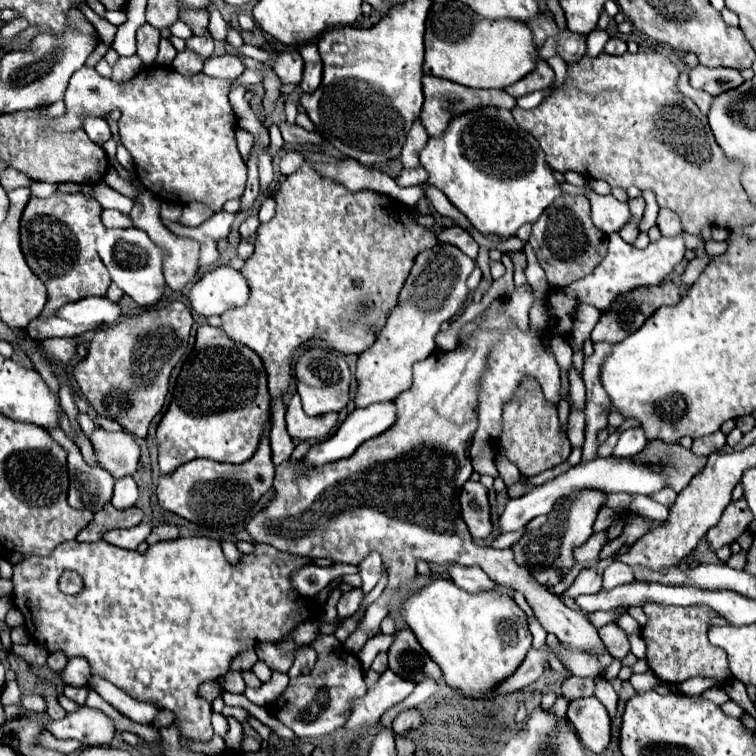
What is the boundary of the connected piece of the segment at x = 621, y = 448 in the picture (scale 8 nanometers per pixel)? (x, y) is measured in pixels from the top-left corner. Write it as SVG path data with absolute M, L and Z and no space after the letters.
M632 428L632 431L623 431L614 448L614 456L634 456L640 448L646 446L647 440L641 428Z

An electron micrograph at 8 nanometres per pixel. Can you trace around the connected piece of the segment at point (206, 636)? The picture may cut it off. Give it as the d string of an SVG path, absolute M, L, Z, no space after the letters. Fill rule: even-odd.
M176 538L176 540L164 540L160 544L154 544L154 546L148 546L148 550L144 554L140 552L134 552L134 550L122 550L118 546L112 546L104 540L98 540L98 542L90 542L90 544L80 544L76 540L68 540L68 542L62 542L58 548L56 548L56 554L52 556L36 556L36 554L22 554L22 560L18 564L14 564L14 574L12 574L12 582L14 582L14 592L12 592L12 598L14 598L14 604L22 610L22 614L26 616L26 628L30 630L32 638L36 638L38 644L42 644L44 648L48 646L58 646L58 650L50 650L50 652L64 652L66 658L86 658L88 664L90 664L90 672L94 676L100 676L100 678L106 678L110 680L114 686L118 686L120 690L124 690L128 696L132 696L134 700L140 700L140 702L150 702L154 706L158 706L158 710L170 710L174 712L174 724L178 724L180 728L180 736L186 738L186 740L192 740L192 742L210 742L212 736L214 736L214 730L212 730L212 724L210 724L210 716L212 716L212 706L208 700L204 700L200 696L200 684L202 682L208 682L208 680L220 680L228 670L230 670L230 662L234 656L238 656L240 652L244 650L250 650L254 648L256 644L262 644L262 642L272 642L272 644L280 644L282 640L286 640L290 636L290 632L306 622L306 620L314 620L318 618L318 610L316 610L316 604L308 604L298 592L296 588L292 586L292 574L298 572L300 568L312 564L312 558L308 556L296 556L296 554L286 554L286 552L280 552L268 544L256 544L254 546L254 552L252 554L242 554L242 558L238 560L238 564L228 564L228 560L224 560L224 554L222 554L222 548L220 548L220 542L218 540L212 540L212 538ZM62 570L76 570L82 580L84 580L84 590L76 596L68 596L68 594L62 594L58 590L58 576L62 574ZM146 670L150 674L148 680L142 680L138 672Z

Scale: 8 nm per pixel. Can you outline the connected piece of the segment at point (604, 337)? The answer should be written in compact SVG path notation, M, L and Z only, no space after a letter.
M662 282L652 288L638 288L628 294L622 294L616 298L612 308L600 316L596 328L592 330L592 342L618 344L620 340L624 340L626 336L636 332L660 306L674 306L678 302L680 302L680 286L674 282Z

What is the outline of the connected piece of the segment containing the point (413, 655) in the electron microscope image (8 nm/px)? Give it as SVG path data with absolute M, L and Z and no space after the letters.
M400 630L394 644L388 650L388 668L402 678L420 682L424 676L442 680L440 668L430 660L424 648L418 644L412 630Z

